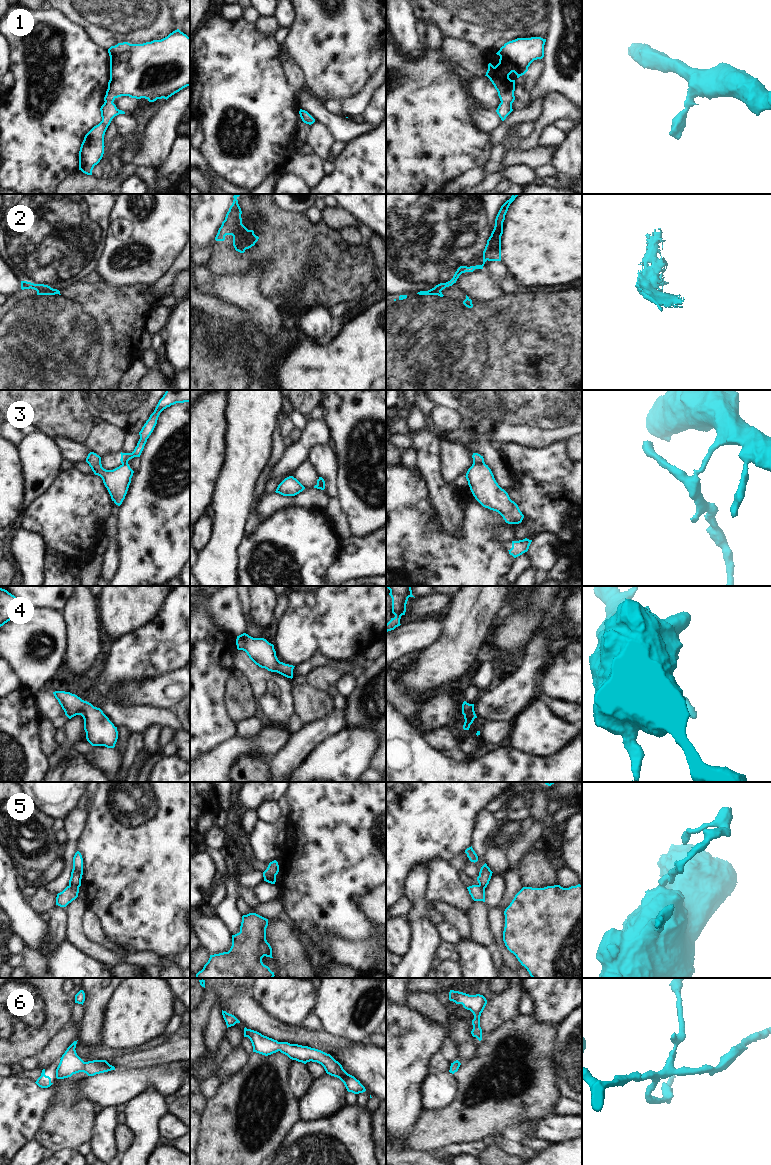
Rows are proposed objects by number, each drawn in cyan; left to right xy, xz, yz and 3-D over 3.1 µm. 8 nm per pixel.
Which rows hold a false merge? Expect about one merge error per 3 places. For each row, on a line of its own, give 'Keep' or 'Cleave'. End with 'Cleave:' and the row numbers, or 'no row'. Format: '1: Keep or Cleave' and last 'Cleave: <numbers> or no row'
1: Keep
2: Cleave
3: Cleave
4: Keep
5: Cleave
6: Keep
Cleave: 2, 3, 5.

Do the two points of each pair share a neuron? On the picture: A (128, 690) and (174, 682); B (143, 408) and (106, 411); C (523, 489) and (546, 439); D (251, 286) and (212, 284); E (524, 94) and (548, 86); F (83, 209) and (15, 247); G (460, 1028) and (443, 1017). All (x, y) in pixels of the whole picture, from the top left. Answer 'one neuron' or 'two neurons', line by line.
A: one neuron
B: one neuron
C: two neurons
D: one neuron
E: two neurons
F: one neuron
G: two neurons

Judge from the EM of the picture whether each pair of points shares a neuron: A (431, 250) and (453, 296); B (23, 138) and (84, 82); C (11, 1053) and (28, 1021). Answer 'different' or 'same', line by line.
A: different
B: same
C: same

